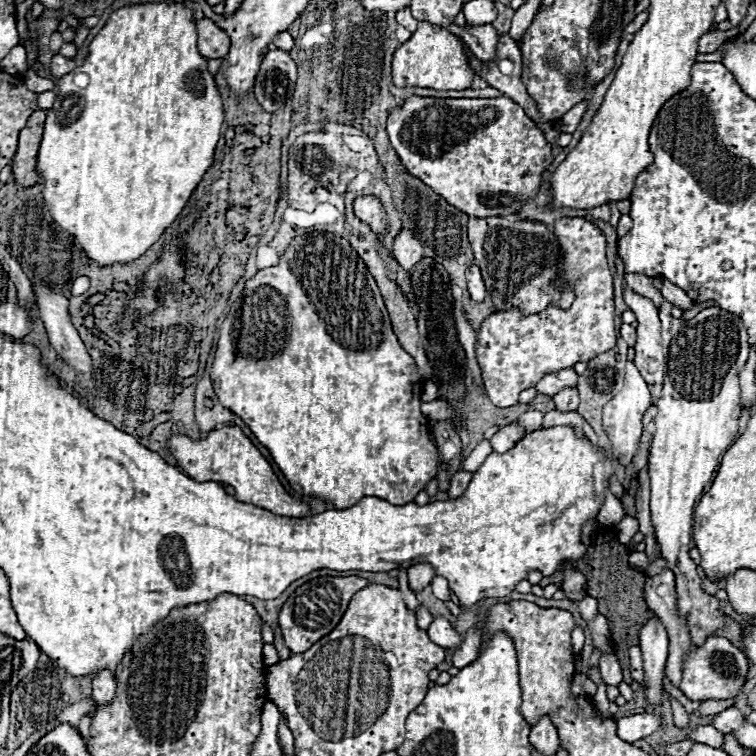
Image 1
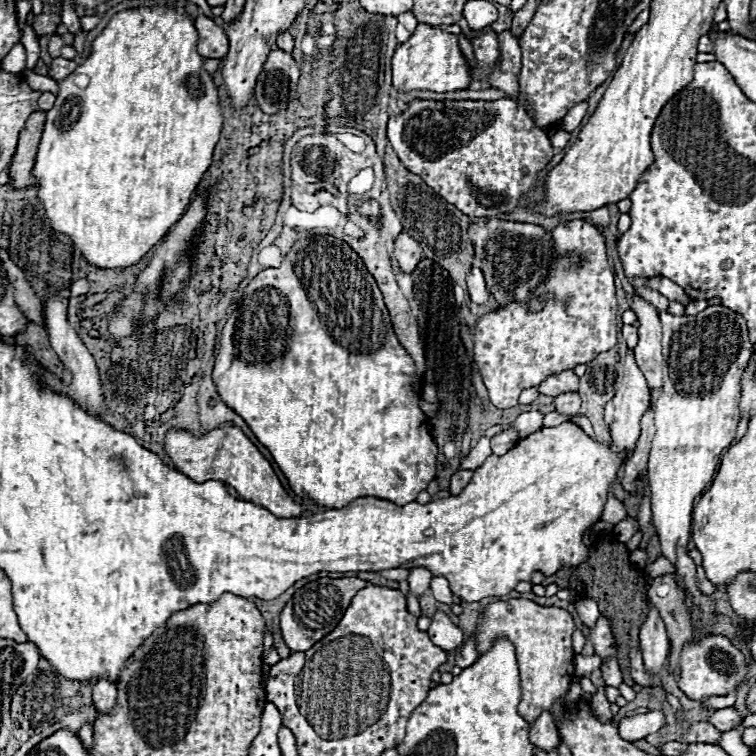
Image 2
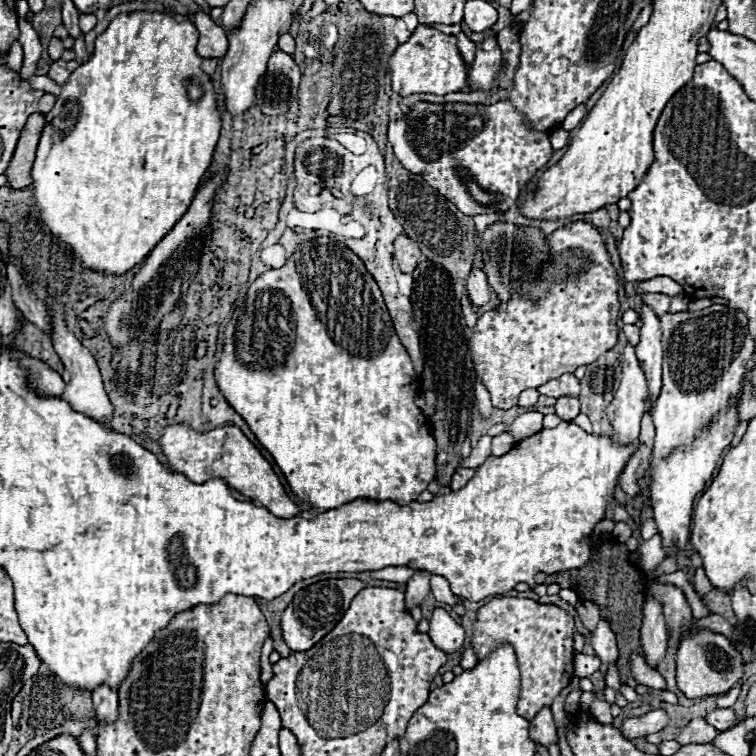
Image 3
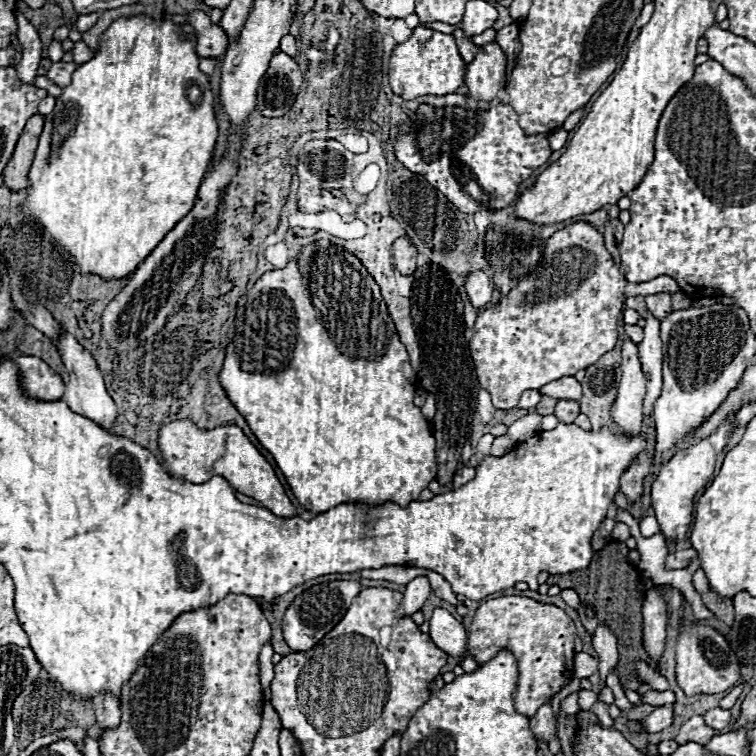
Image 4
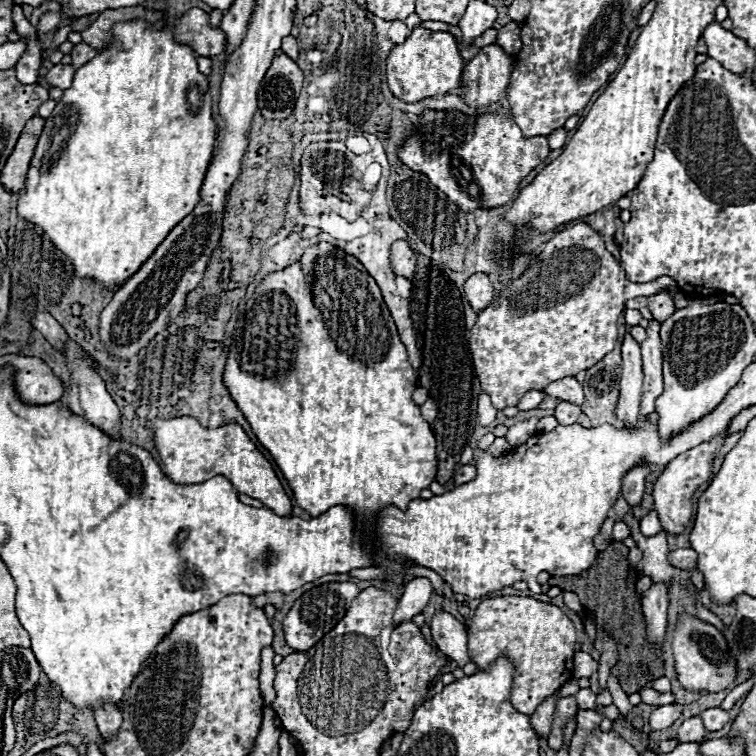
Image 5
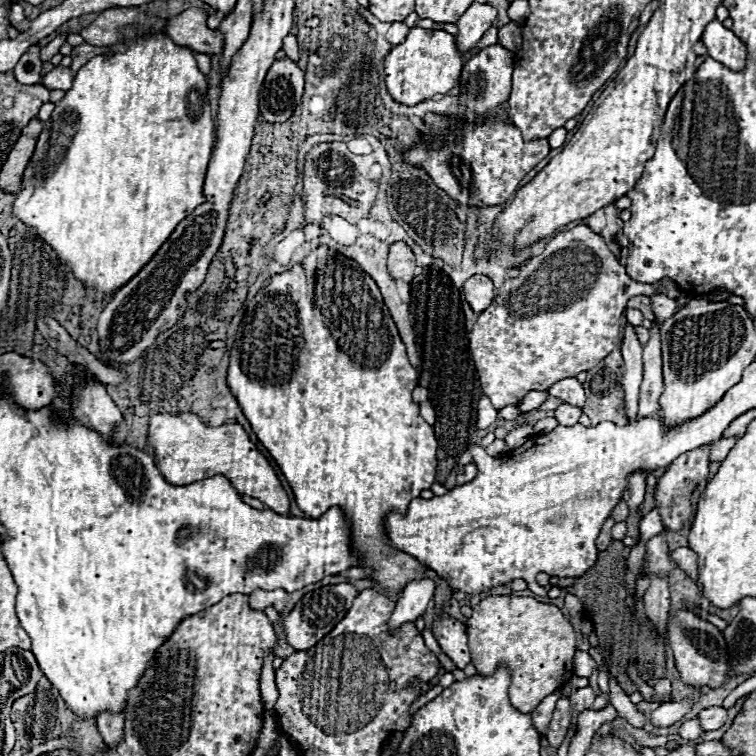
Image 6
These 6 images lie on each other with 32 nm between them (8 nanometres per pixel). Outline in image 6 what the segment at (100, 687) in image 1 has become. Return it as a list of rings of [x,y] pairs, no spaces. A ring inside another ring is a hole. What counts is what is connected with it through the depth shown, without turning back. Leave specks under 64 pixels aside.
[[[100,714],[98,720],[98,730],[106,742],[106,746],[114,748],[124,734],[124,716],[122,714]]]

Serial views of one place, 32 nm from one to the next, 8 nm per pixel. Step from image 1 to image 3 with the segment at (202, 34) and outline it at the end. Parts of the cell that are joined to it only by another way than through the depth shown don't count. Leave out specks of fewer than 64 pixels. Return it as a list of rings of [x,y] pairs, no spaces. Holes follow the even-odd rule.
[[[196,12],[194,16],[190,16],[190,20],[200,34],[198,48],[196,48],[198,54],[202,58],[222,58],[228,50],[228,38],[224,28],[214,24],[210,16],[204,12]]]

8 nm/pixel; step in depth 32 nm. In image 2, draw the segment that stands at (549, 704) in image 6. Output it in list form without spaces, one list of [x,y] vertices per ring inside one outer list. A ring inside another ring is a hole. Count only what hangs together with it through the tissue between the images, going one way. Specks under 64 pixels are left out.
[[[546,710],[542,712],[532,724],[530,724],[530,742],[538,748],[544,748],[546,752],[550,752],[552,748],[556,748],[560,744],[560,736],[558,736],[558,728],[552,720],[552,714]]]

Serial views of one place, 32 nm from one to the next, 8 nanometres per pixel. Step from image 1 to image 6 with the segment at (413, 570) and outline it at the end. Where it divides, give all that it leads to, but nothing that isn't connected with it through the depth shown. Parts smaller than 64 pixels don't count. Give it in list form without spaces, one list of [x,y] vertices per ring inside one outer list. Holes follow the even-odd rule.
[[[424,578],[420,582],[410,582],[404,588],[402,598],[398,598],[398,602],[396,602],[396,608],[388,622],[390,632],[396,632],[404,624],[414,624],[426,612],[426,606],[432,600],[432,594],[434,594],[432,578]]]

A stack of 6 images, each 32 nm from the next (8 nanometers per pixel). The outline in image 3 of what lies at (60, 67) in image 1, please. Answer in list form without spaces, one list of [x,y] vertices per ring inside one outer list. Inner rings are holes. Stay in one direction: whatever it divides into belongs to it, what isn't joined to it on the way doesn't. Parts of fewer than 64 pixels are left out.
[[[56,60],[56,62],[52,62],[52,66],[50,66],[50,72],[48,72],[48,78],[52,78],[56,84],[66,84],[68,82],[68,78],[70,78],[70,74],[74,72],[74,68],[78,68],[78,62],[64,62],[64,60]]]

